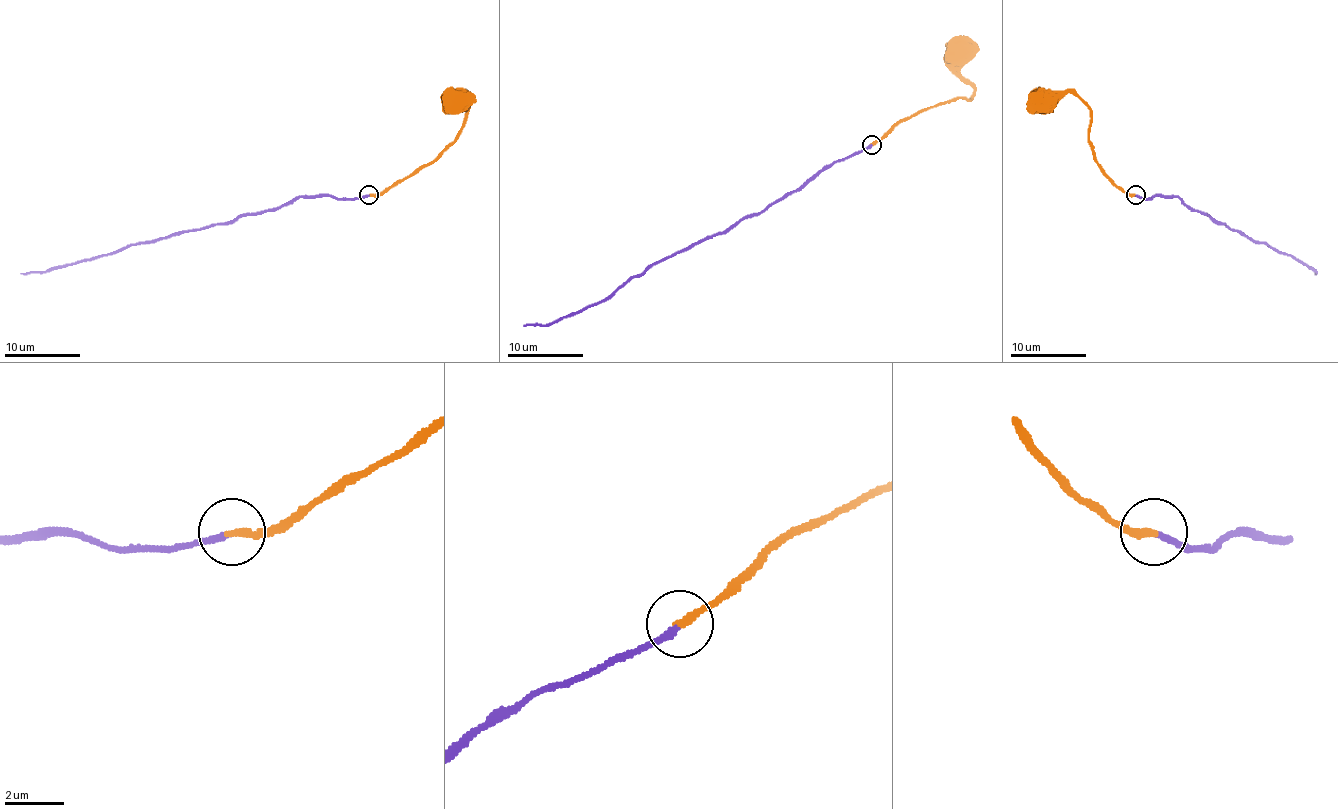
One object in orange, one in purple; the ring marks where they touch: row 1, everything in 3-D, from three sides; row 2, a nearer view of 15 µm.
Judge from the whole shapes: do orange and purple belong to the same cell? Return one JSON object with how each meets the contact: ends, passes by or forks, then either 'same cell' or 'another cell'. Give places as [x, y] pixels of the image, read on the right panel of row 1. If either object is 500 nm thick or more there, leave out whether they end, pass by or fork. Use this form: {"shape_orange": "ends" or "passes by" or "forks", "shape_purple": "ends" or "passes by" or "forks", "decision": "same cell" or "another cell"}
{"shape_orange": "ends", "shape_purple": "ends", "decision": "same cell"}

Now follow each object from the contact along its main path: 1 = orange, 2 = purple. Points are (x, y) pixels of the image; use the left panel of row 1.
1: (369, 195), (382, 195), (397, 182), (431, 163), (454, 140), (471, 99), (460, 91), (450, 101), (452, 102)
2: (369, 195), (337, 199), (301, 195), (276, 208), (242, 214), (229, 224), (127, 244), (42, 273), (21, 273)

